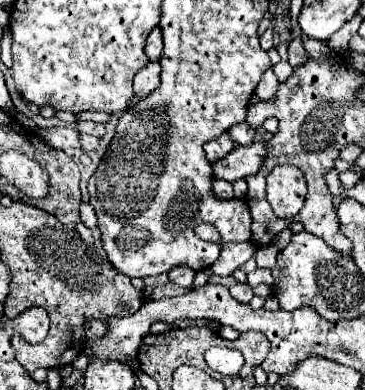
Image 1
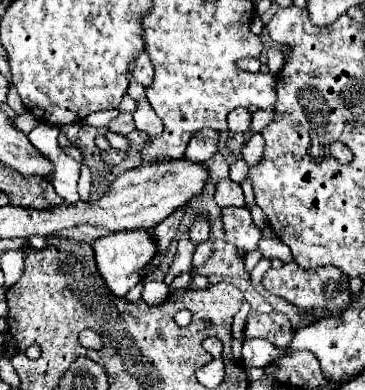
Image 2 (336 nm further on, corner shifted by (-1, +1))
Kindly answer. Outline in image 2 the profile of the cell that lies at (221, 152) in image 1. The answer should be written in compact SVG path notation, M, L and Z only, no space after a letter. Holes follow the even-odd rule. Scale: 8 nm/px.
M204 128L204 130L196 132L196 134L190 138L184 156L186 156L188 160L192 160L192 162L210 160L210 158L216 154L216 150L218 150L218 138L220 138L218 132L212 130L212 128Z

